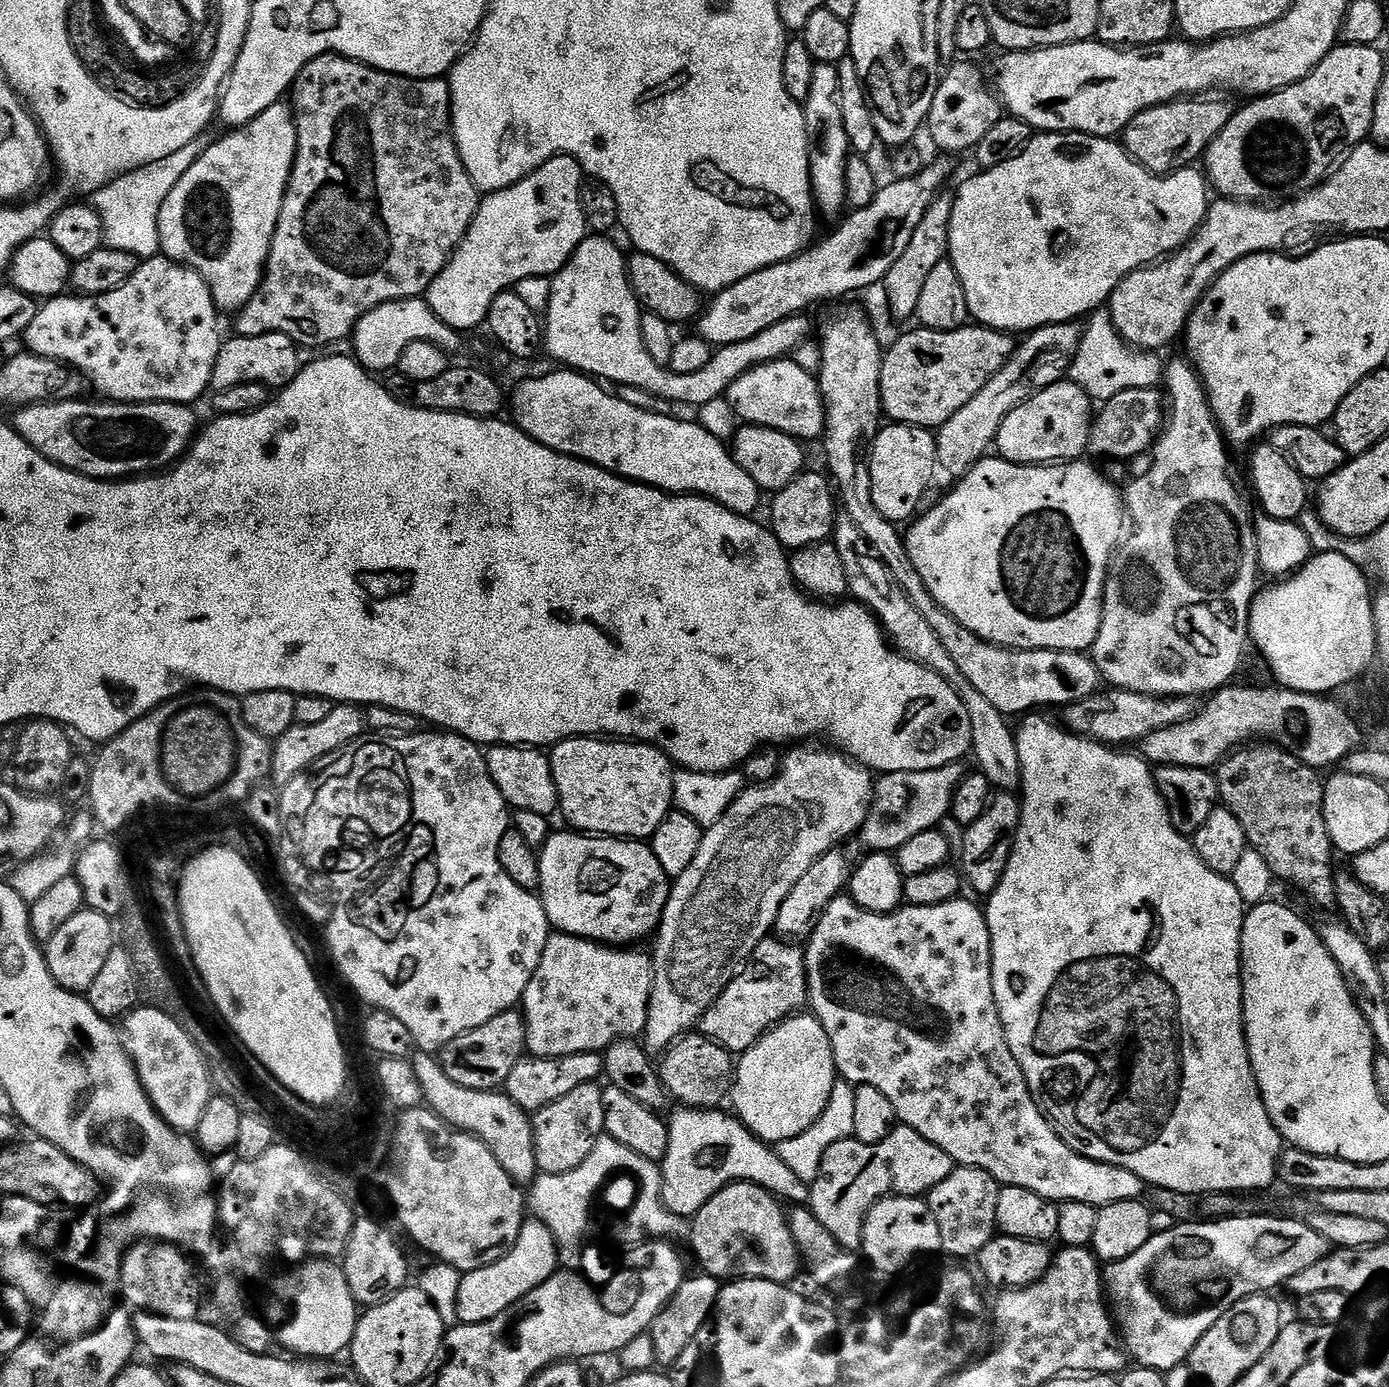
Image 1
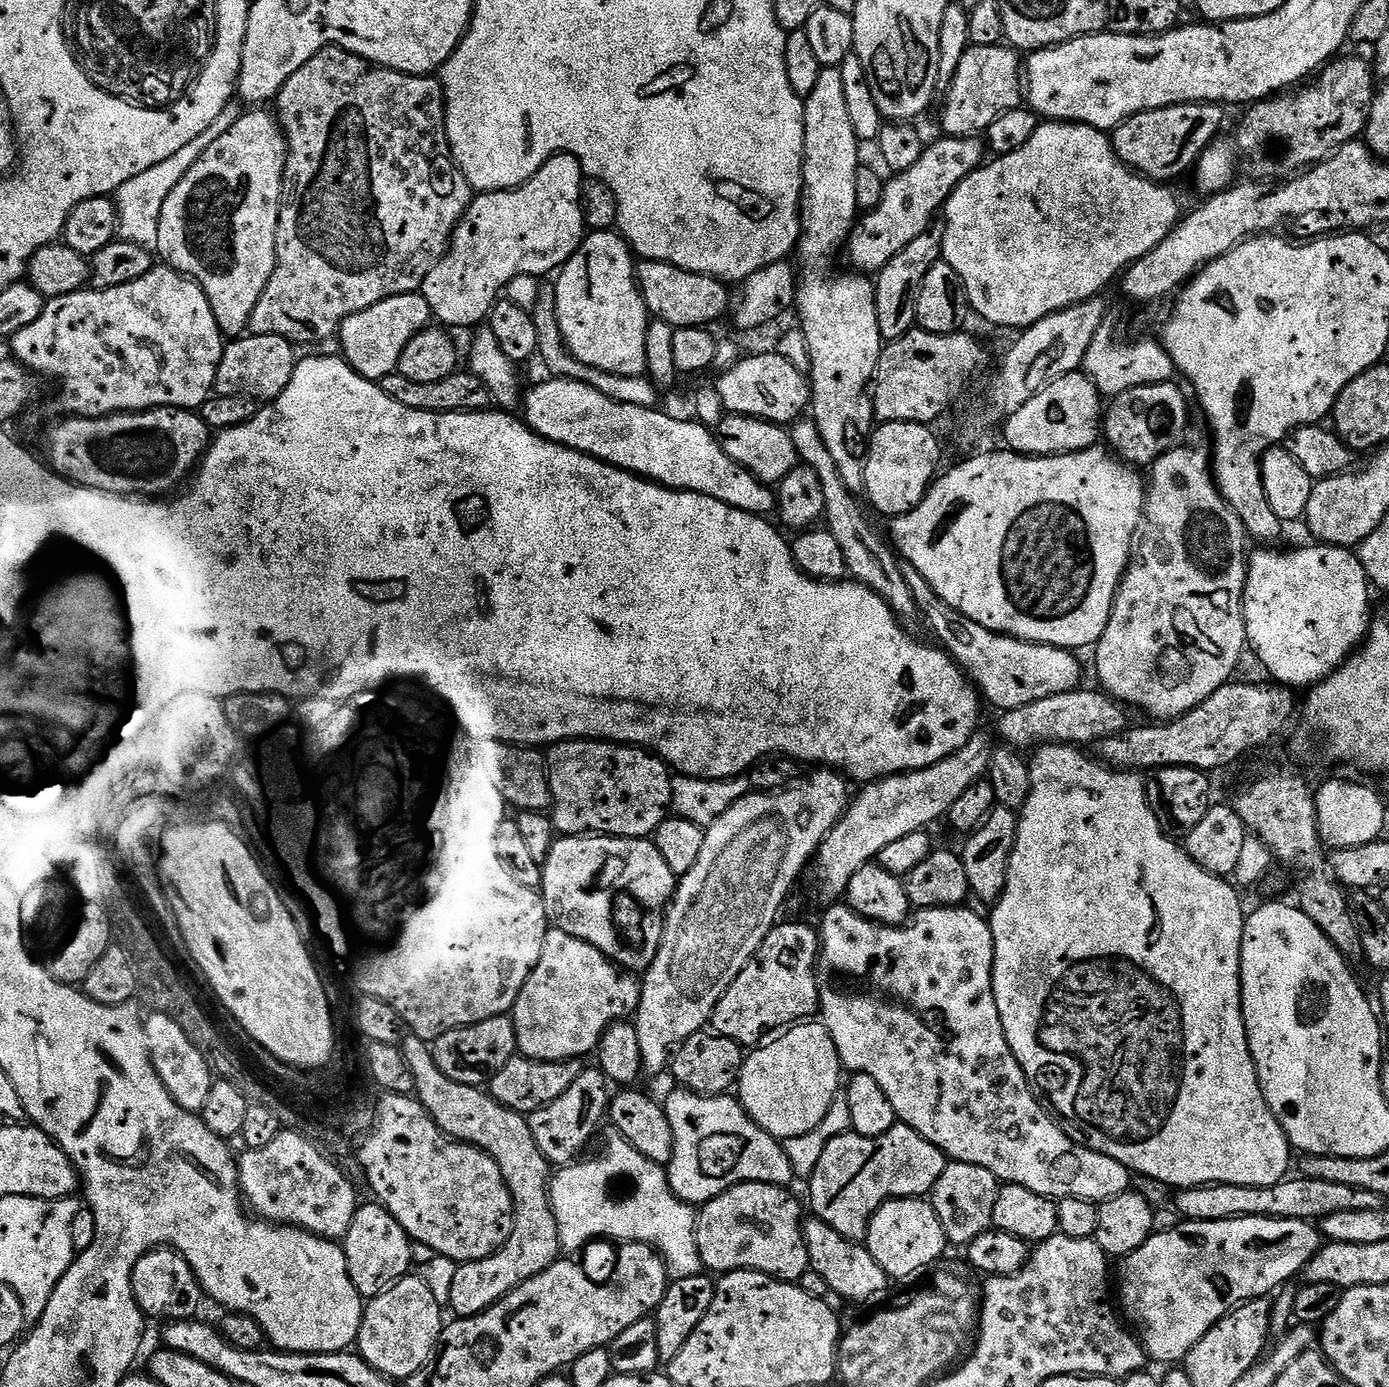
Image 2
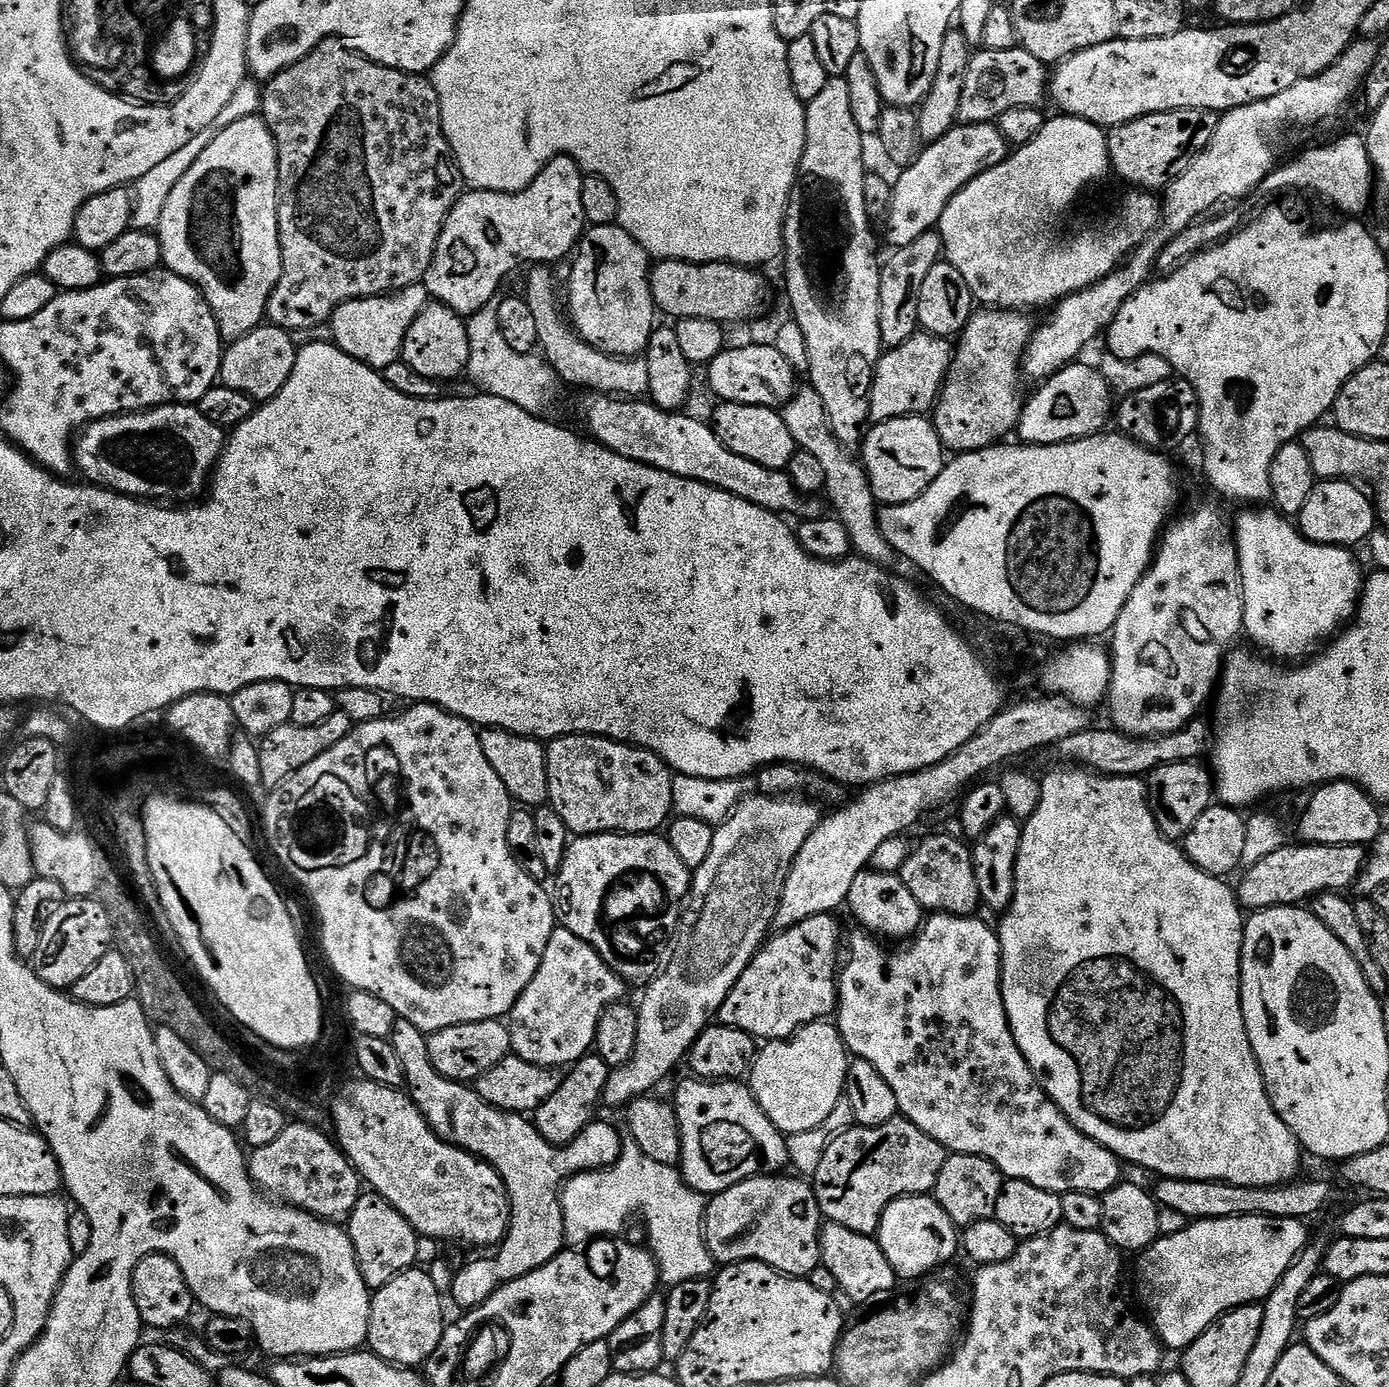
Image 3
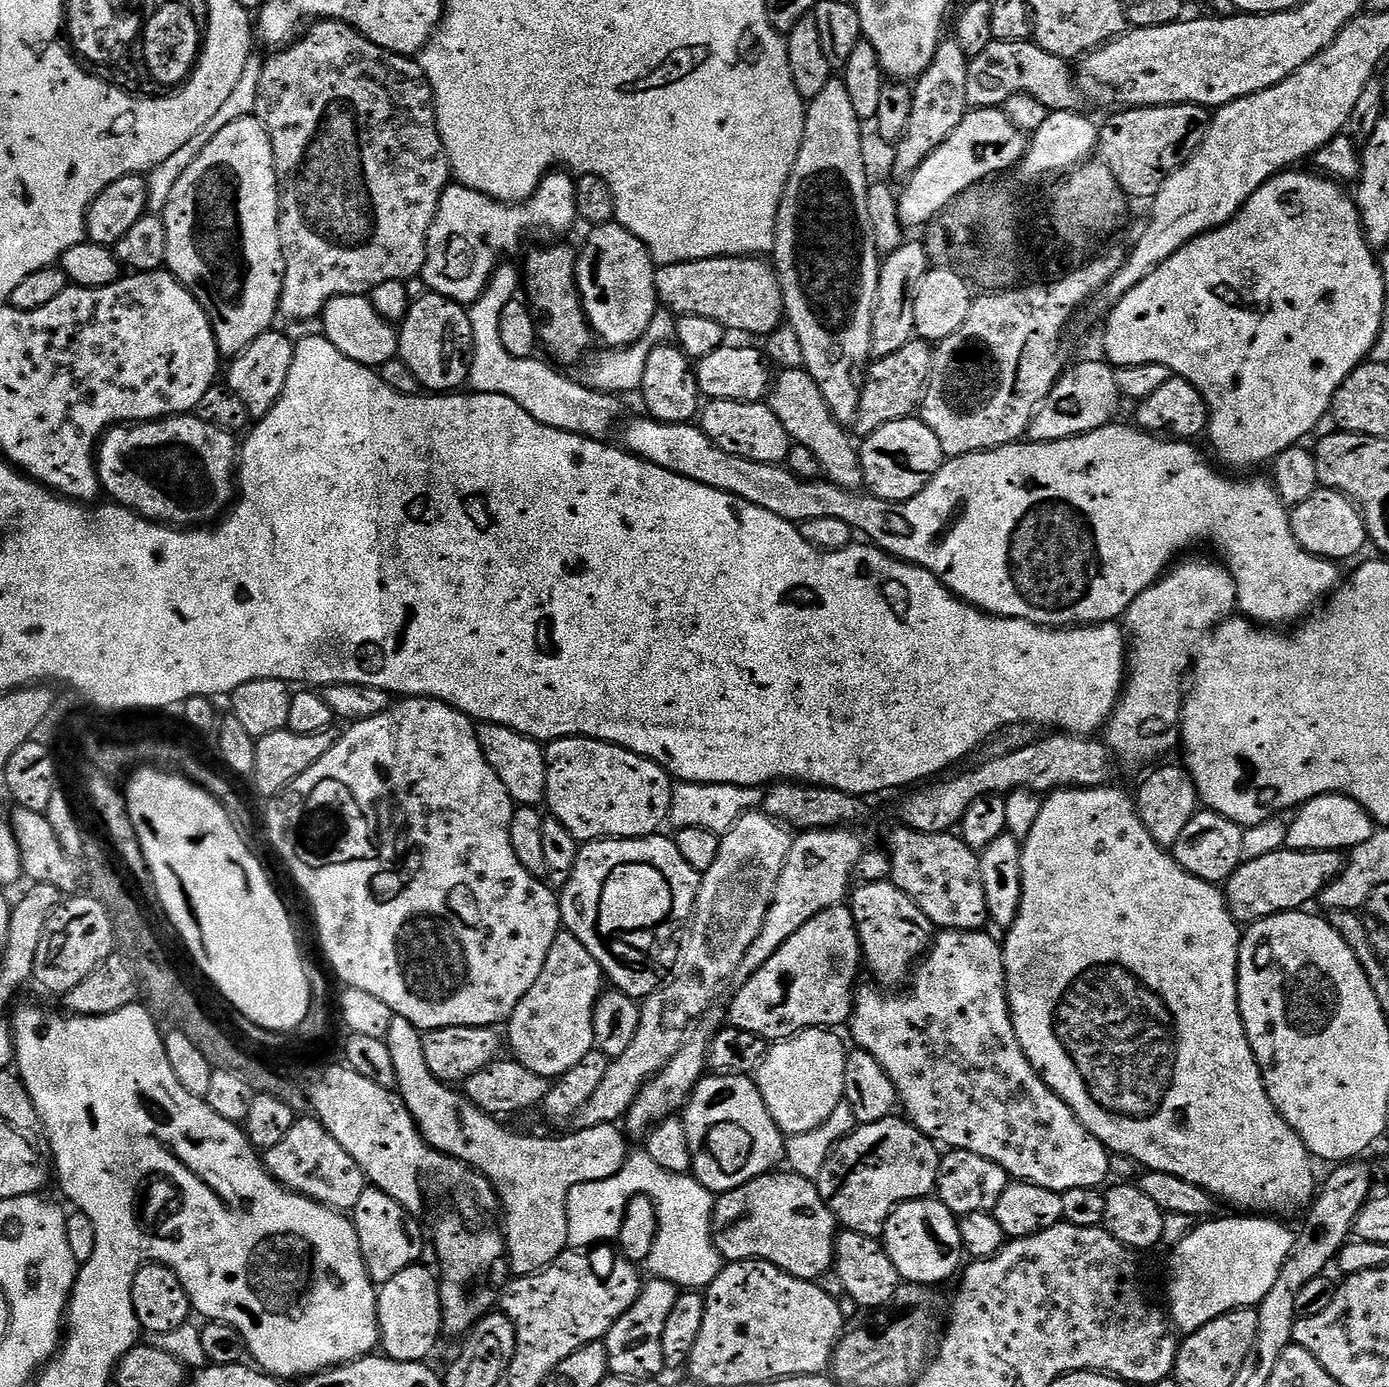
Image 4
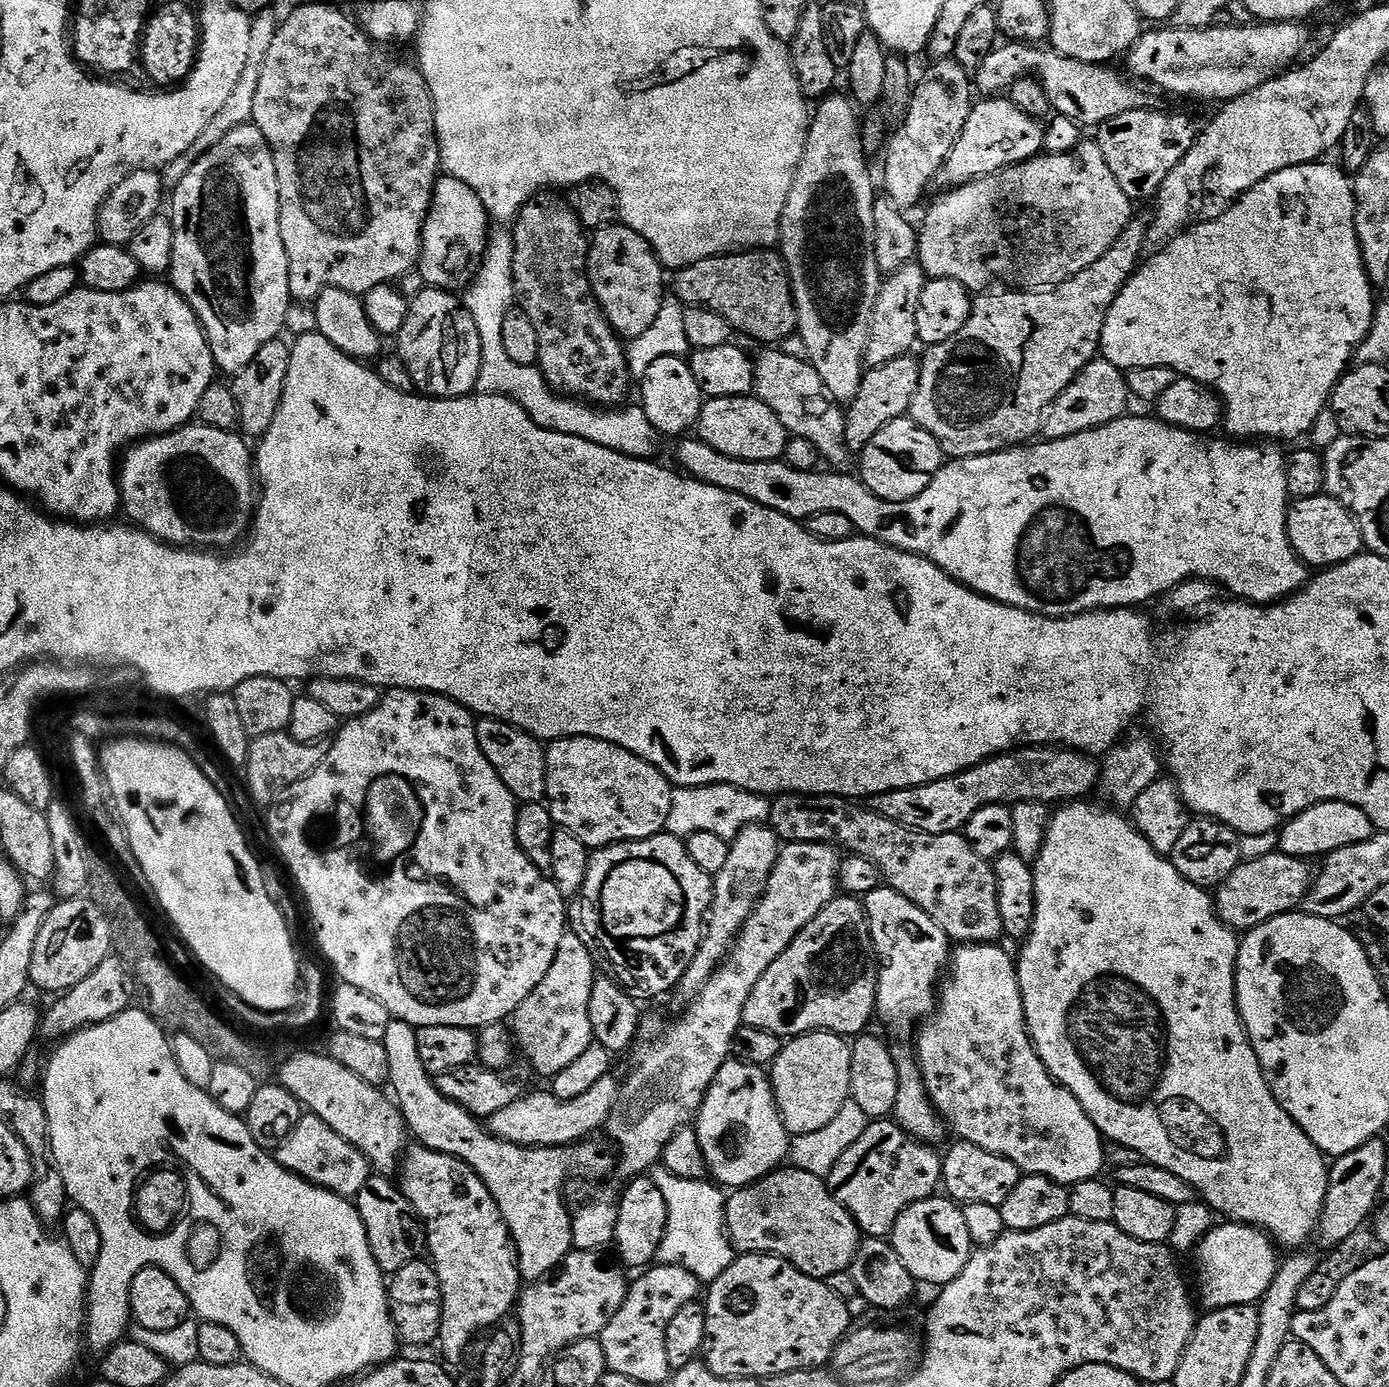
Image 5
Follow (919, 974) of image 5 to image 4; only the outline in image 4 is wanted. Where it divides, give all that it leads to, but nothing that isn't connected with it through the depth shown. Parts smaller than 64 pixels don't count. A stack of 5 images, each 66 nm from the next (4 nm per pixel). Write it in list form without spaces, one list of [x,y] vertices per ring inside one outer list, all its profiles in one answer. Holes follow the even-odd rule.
[[[888,880],[877,884],[860,884],[857,889],[857,892],[855,889],[851,893],[850,907],[860,935],[860,947],[867,971],[869,968],[876,972],[877,985],[888,990],[899,989],[909,979],[917,961],[931,948],[934,926],[926,914],[914,906],[912,899],[902,894],[902,890],[898,890],[898,886]]]

